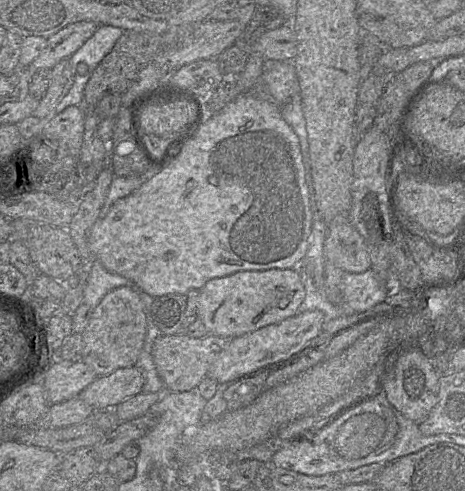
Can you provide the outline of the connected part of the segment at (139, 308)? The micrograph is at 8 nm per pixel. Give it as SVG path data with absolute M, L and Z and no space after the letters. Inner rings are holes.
M119 287L104 296L94 308L90 321L82 333L84 351L82 361L91 366L97 377L135 366L147 332L146 309L138 292L130 287Z

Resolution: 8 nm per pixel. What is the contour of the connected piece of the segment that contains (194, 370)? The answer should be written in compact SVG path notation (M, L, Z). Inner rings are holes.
M185 334L158 337L152 348L152 357L165 388L173 392L185 392L197 388L207 377L211 364L230 340L215 335L208 335L205 338L192 338Z

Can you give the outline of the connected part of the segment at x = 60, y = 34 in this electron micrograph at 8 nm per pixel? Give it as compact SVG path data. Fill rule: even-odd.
M92 21L70 24L47 39L46 48L29 64L31 74L41 69L52 69L58 62L69 58L101 25Z

